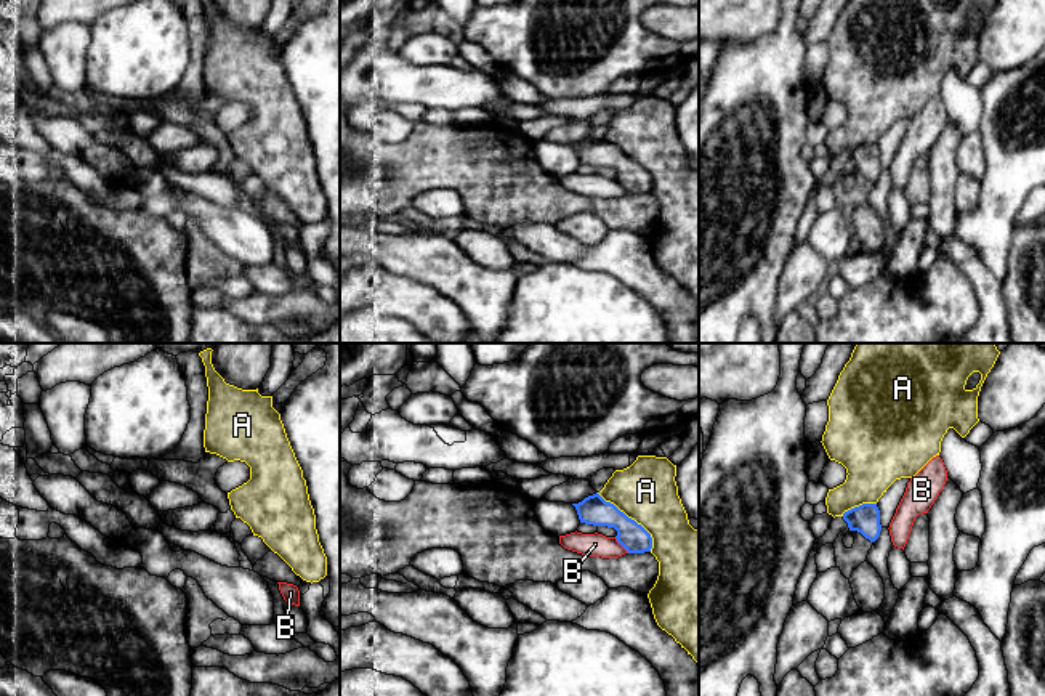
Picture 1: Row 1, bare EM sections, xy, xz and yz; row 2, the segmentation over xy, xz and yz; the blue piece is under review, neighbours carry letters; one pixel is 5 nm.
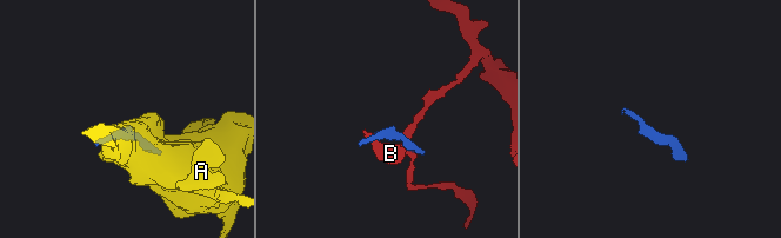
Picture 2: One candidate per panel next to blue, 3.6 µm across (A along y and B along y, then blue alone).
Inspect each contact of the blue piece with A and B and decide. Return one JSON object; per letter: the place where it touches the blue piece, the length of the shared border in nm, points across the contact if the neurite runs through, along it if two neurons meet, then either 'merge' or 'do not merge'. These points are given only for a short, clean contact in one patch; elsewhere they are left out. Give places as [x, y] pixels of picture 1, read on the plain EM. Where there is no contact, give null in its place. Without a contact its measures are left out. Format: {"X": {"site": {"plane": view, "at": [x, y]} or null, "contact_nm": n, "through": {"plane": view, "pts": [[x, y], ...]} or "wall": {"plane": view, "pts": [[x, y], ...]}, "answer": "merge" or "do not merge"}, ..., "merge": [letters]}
{"A": {"site": {"plane": "xz", "at": [630, 159]}, "contact_nm": 400, "answer": "do not merge"}, "B": {"site": {"plane": "xz", "at": [622, 186]}, "contact_nm": 110, "answer": "do not merge"}, "merge": []}

